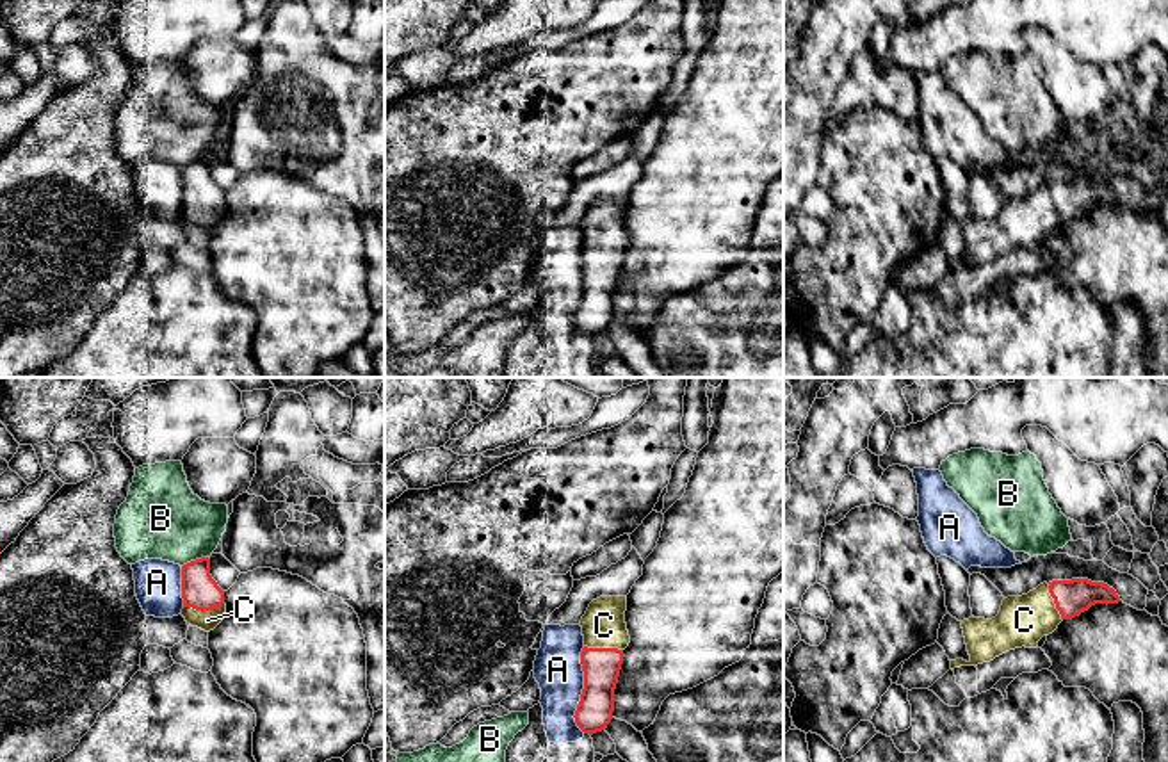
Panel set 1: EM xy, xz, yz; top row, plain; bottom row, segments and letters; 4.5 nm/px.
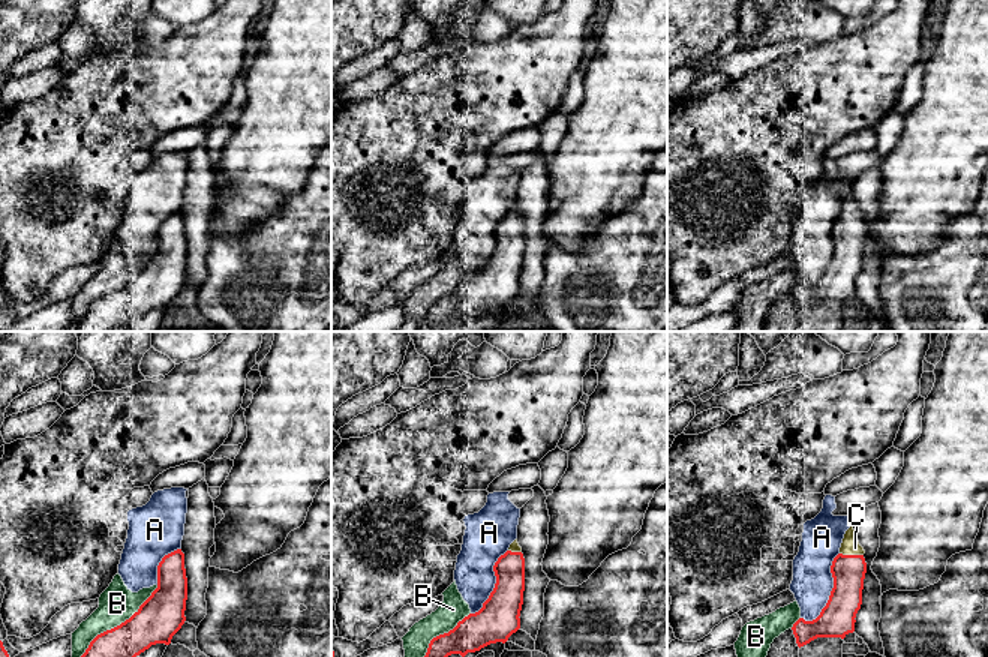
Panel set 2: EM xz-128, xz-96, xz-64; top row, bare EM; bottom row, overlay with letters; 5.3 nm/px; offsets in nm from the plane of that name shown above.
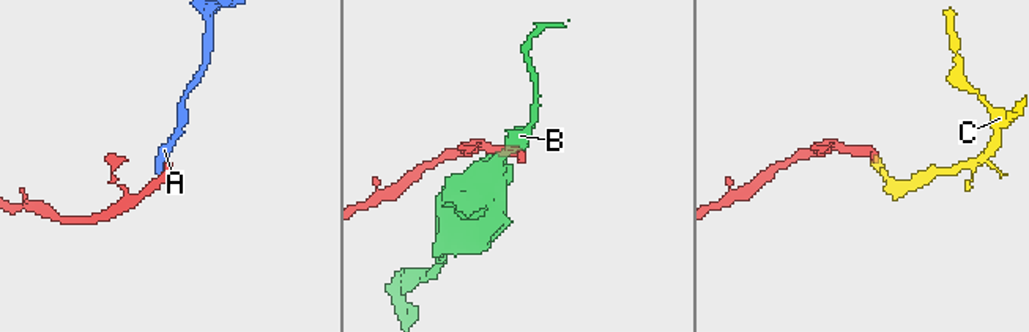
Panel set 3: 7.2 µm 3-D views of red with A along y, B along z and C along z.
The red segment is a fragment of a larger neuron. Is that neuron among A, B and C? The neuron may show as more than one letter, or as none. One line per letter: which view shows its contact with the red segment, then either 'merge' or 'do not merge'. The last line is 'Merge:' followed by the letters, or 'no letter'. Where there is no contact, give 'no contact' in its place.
A: xz | do not merge
B: xy | do not merge
C: xy | merge
Merge: C

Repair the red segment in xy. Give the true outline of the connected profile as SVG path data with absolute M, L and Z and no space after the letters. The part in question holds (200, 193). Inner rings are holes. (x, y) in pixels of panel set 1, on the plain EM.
M208 158L182 167L182 199L187 226L210 233L224 221L224 192L210 176Z

